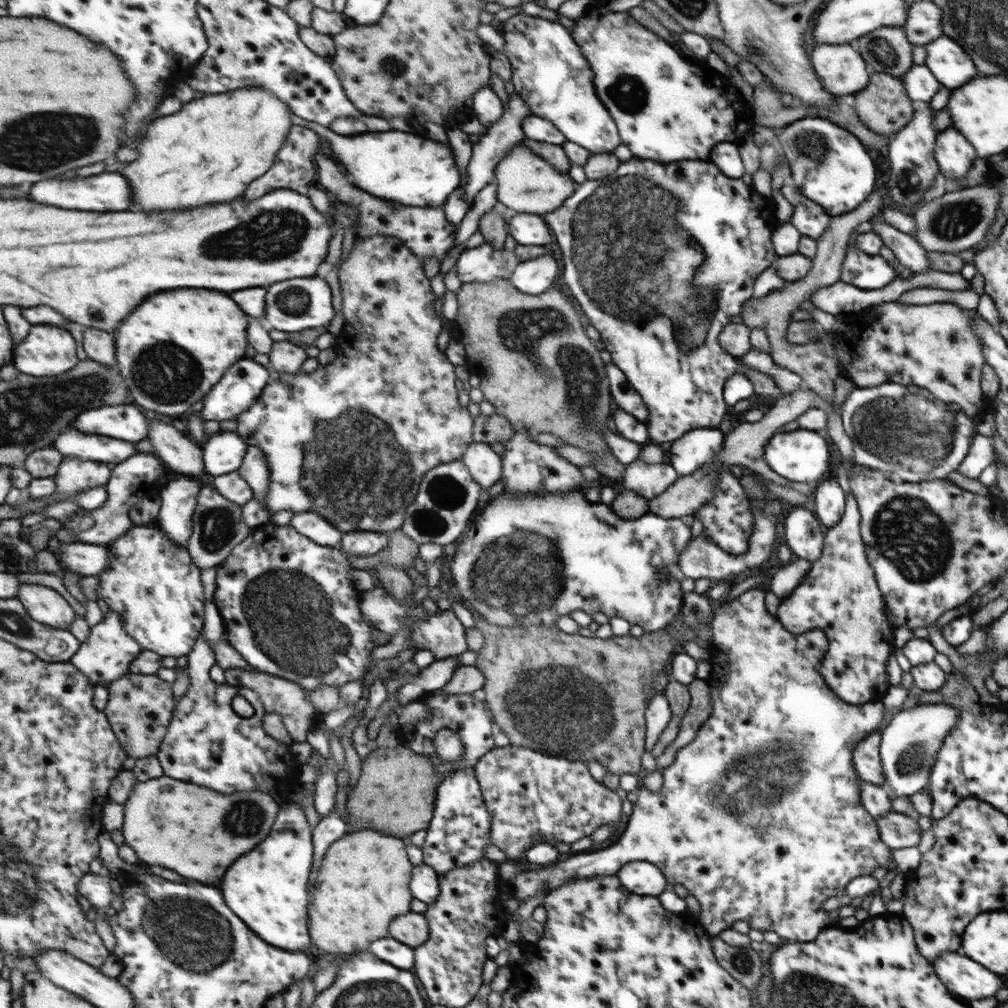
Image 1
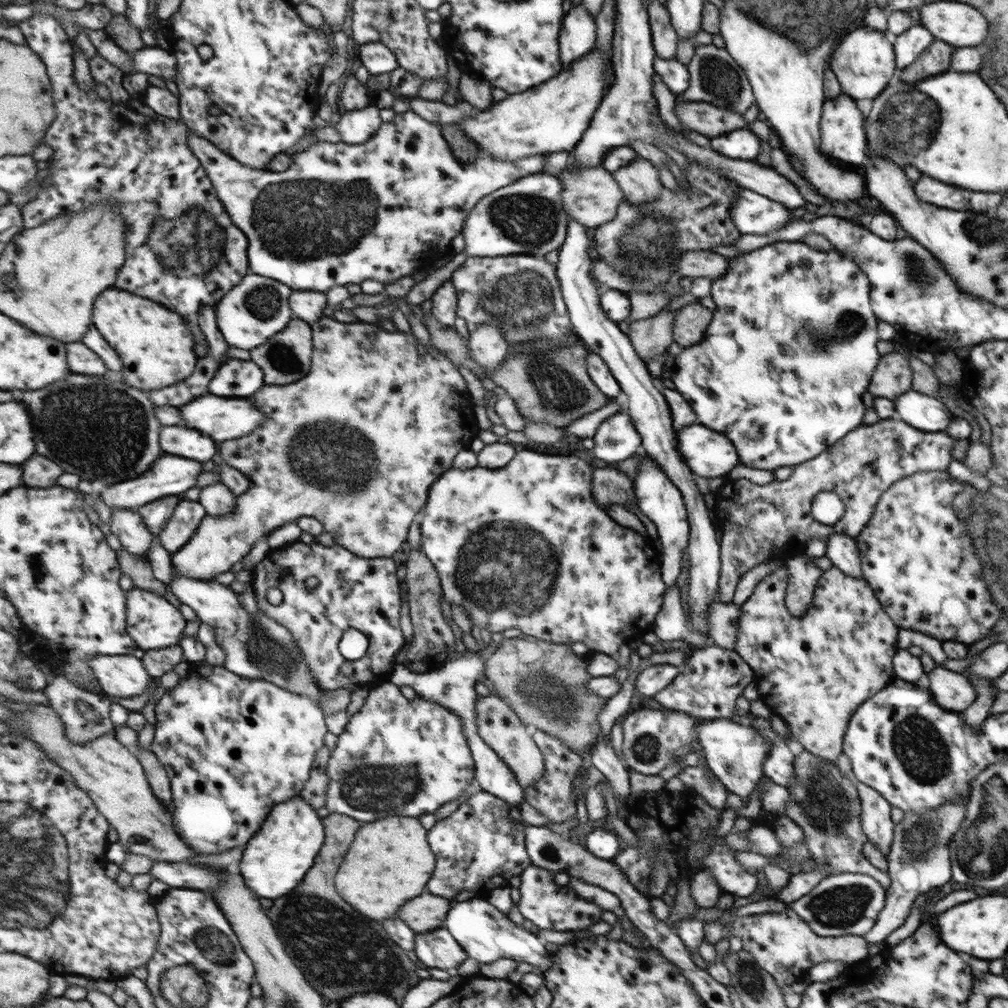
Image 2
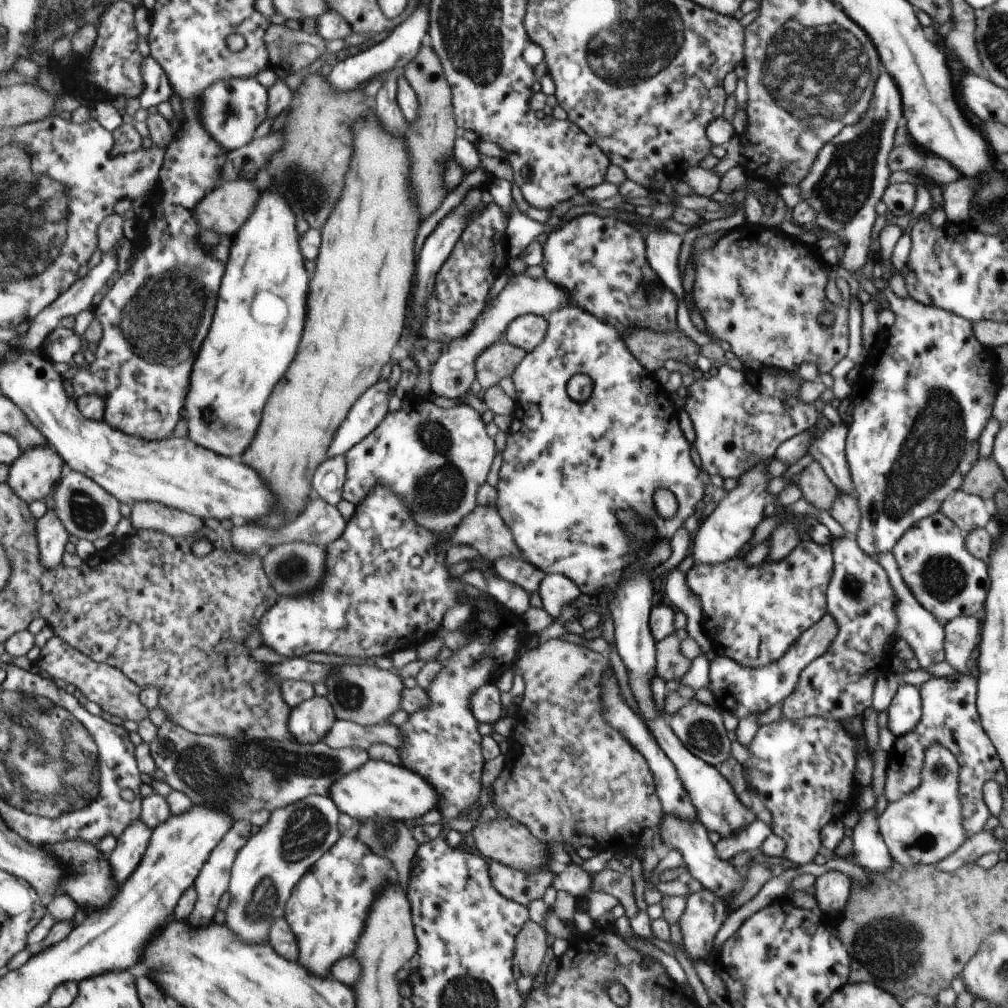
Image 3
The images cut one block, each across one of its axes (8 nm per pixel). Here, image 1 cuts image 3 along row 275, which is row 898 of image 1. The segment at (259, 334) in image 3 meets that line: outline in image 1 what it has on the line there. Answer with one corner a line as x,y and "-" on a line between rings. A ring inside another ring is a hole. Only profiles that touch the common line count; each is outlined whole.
285,802
269,836
251,854
245,854
227,870
223,894
227,904
265,942
291,952
308,952
311,946
307,906
307,882
313,866
313,828
303,808

